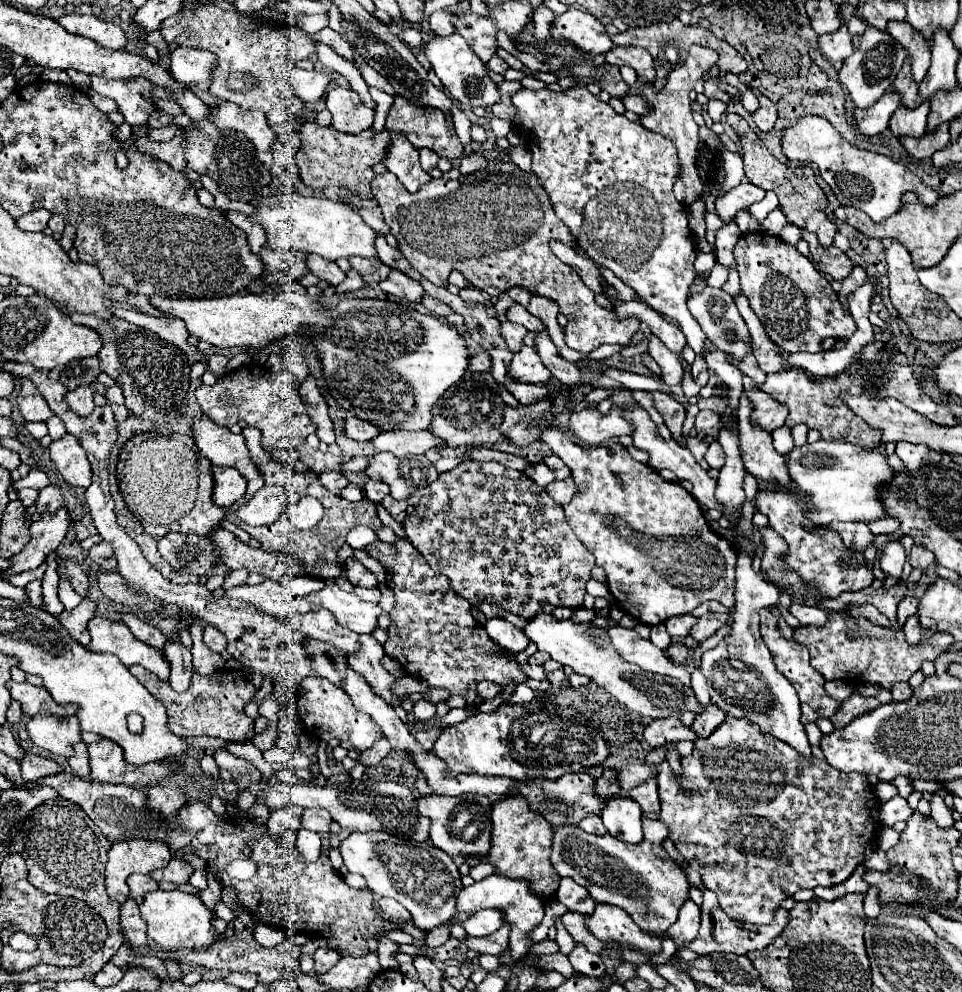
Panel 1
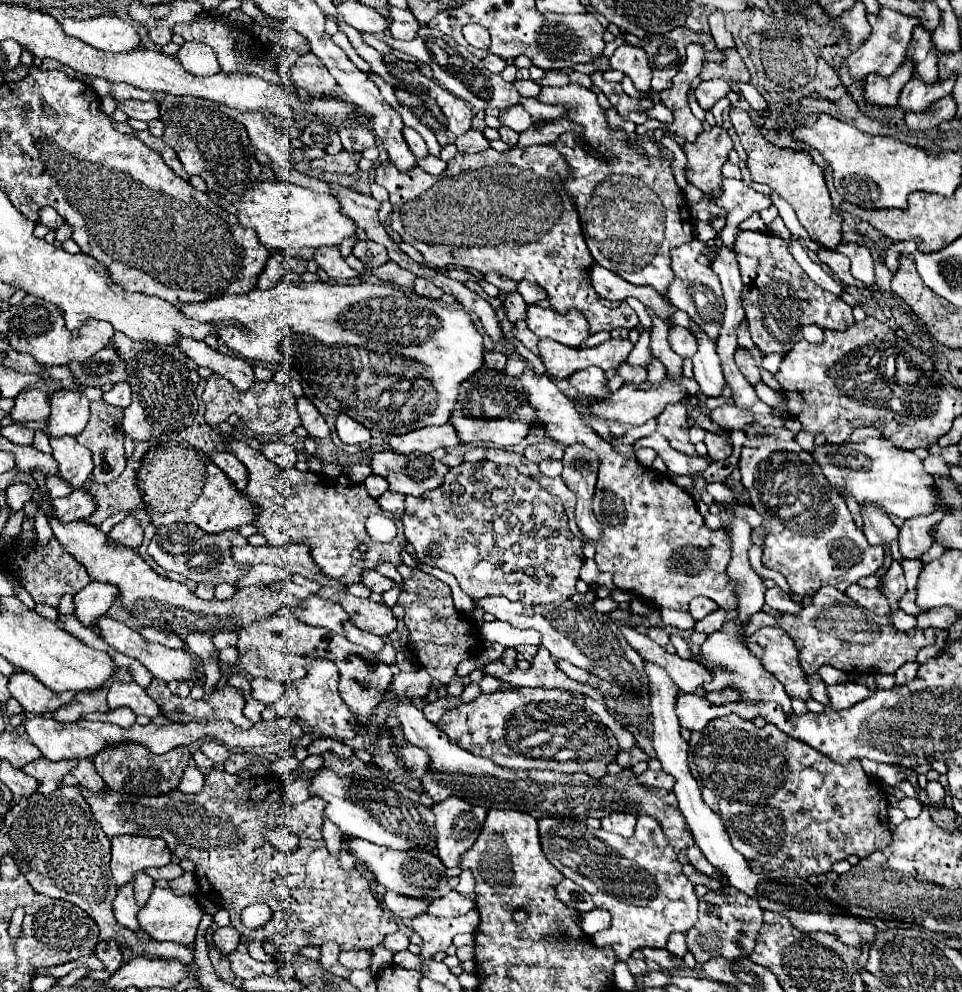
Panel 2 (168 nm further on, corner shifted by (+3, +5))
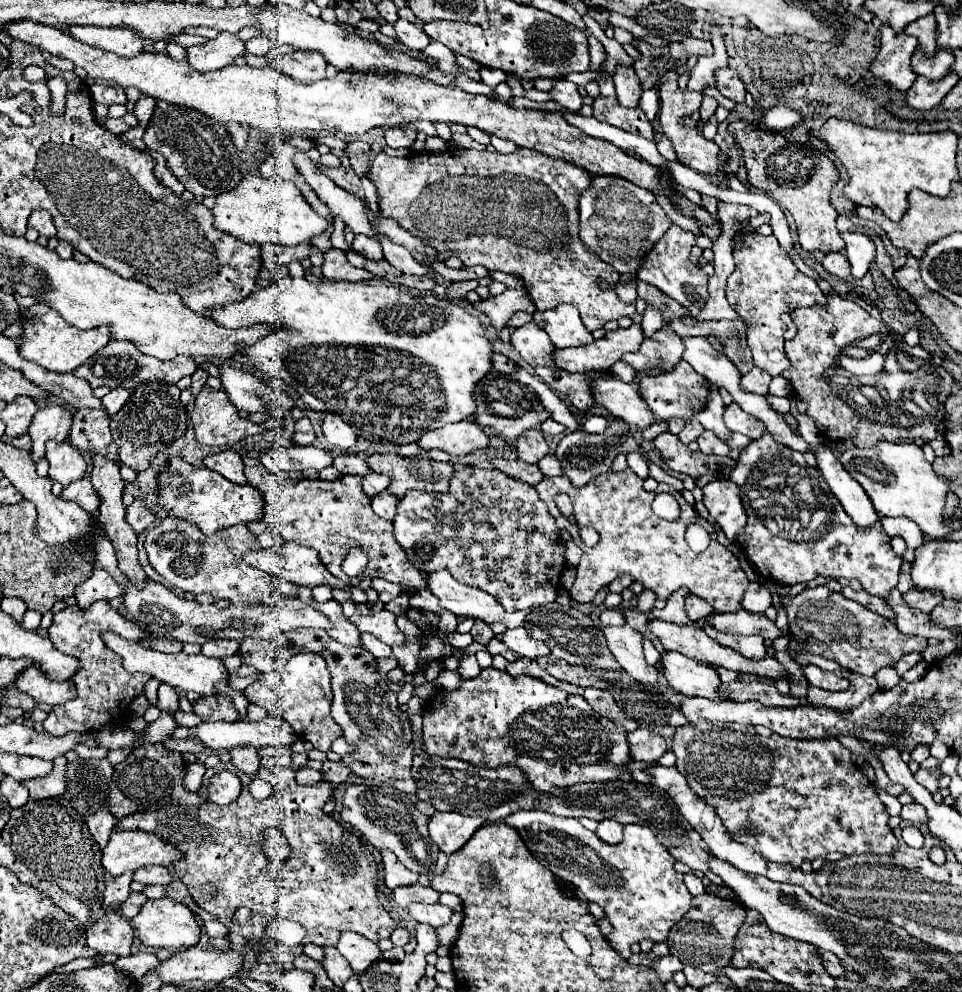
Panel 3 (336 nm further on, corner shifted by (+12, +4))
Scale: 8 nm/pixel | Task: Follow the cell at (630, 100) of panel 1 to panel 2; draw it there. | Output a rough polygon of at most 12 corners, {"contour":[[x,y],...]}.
{"contour":[[655,104],[649,116],[669,126],[673,114],[667,106]]}

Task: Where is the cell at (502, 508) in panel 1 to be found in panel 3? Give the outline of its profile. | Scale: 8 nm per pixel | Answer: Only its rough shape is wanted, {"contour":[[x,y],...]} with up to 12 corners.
{"contour":[[454,471],[394,537],[508,611],[560,593],[566,545],[528,483]]}

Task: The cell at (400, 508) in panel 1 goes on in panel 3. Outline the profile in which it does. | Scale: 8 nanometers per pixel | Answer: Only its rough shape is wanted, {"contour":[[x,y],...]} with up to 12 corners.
{"contour":[[388,491],[372,497],[372,509],[380,517],[394,519],[398,497]]}

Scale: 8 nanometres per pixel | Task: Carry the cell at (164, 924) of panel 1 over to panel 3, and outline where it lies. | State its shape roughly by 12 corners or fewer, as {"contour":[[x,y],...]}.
{"contour":[[148,899],[130,921],[138,939],[176,951],[200,939],[194,913]]}

